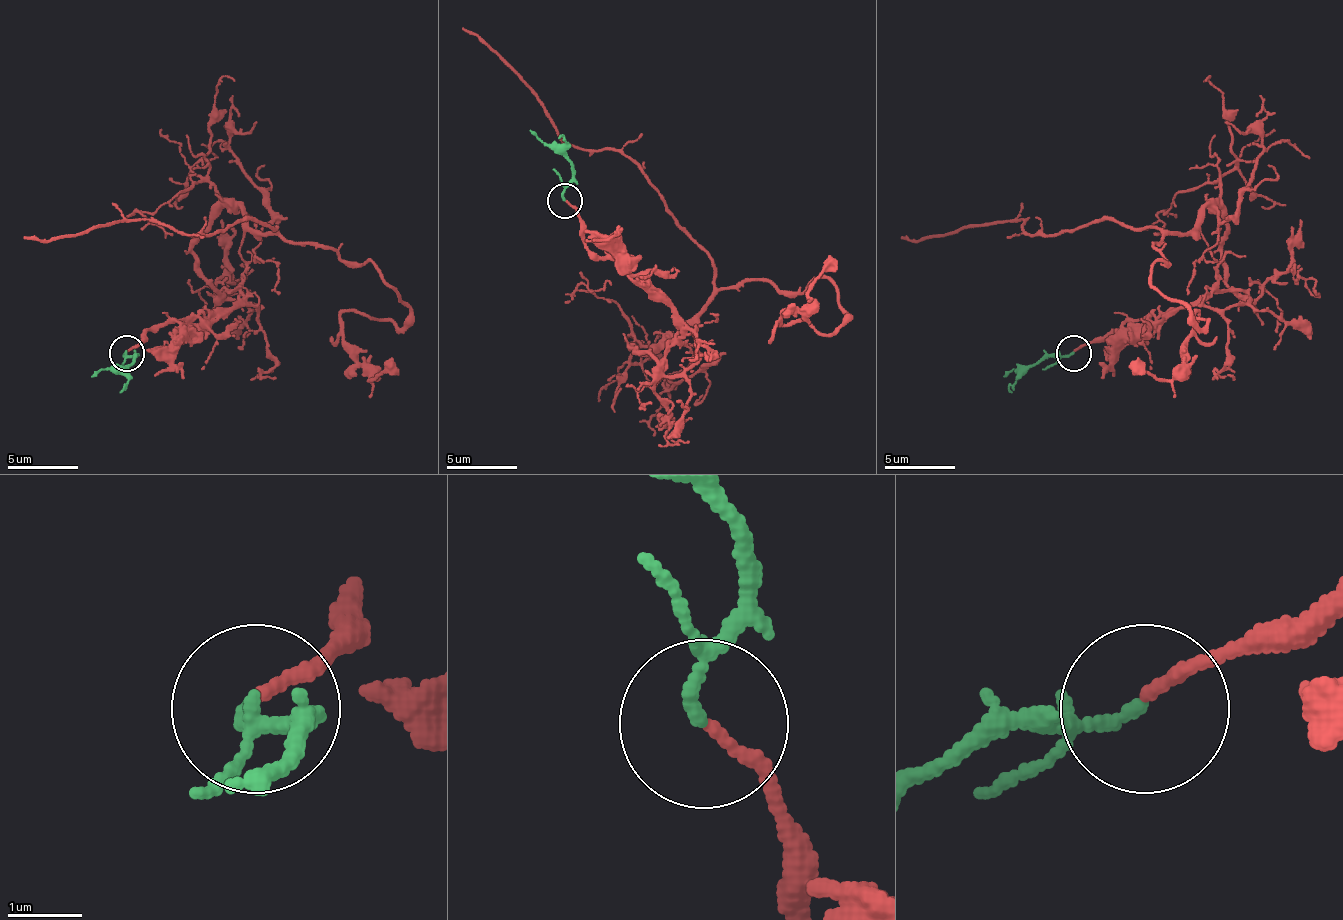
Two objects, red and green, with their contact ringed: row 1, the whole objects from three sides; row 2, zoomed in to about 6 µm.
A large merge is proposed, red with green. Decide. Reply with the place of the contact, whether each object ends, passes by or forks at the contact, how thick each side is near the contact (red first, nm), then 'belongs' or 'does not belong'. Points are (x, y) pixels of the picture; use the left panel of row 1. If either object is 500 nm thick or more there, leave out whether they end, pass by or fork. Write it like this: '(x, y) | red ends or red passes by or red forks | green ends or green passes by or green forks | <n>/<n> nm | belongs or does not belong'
(126, 353) | red ends | green passes by | 160/110 nm | does not belong

